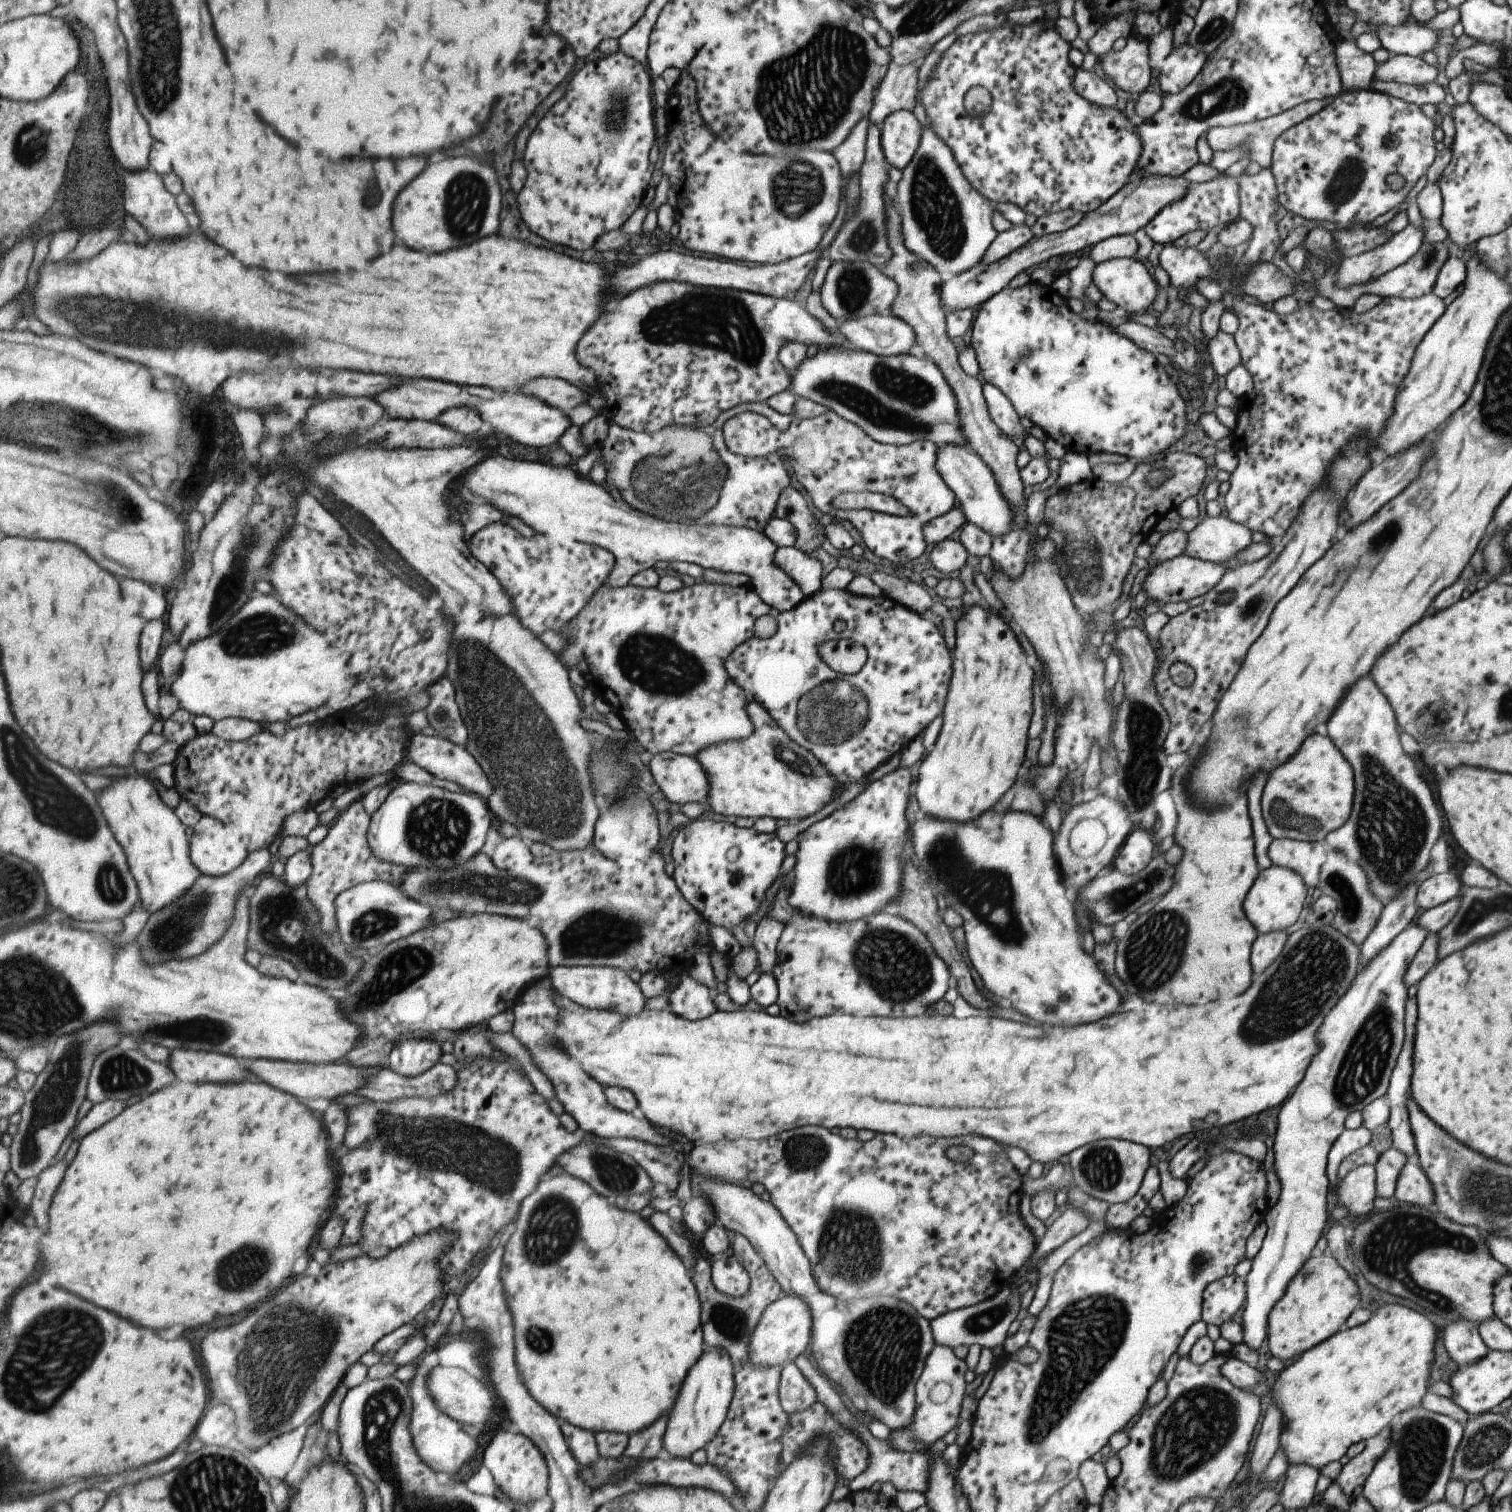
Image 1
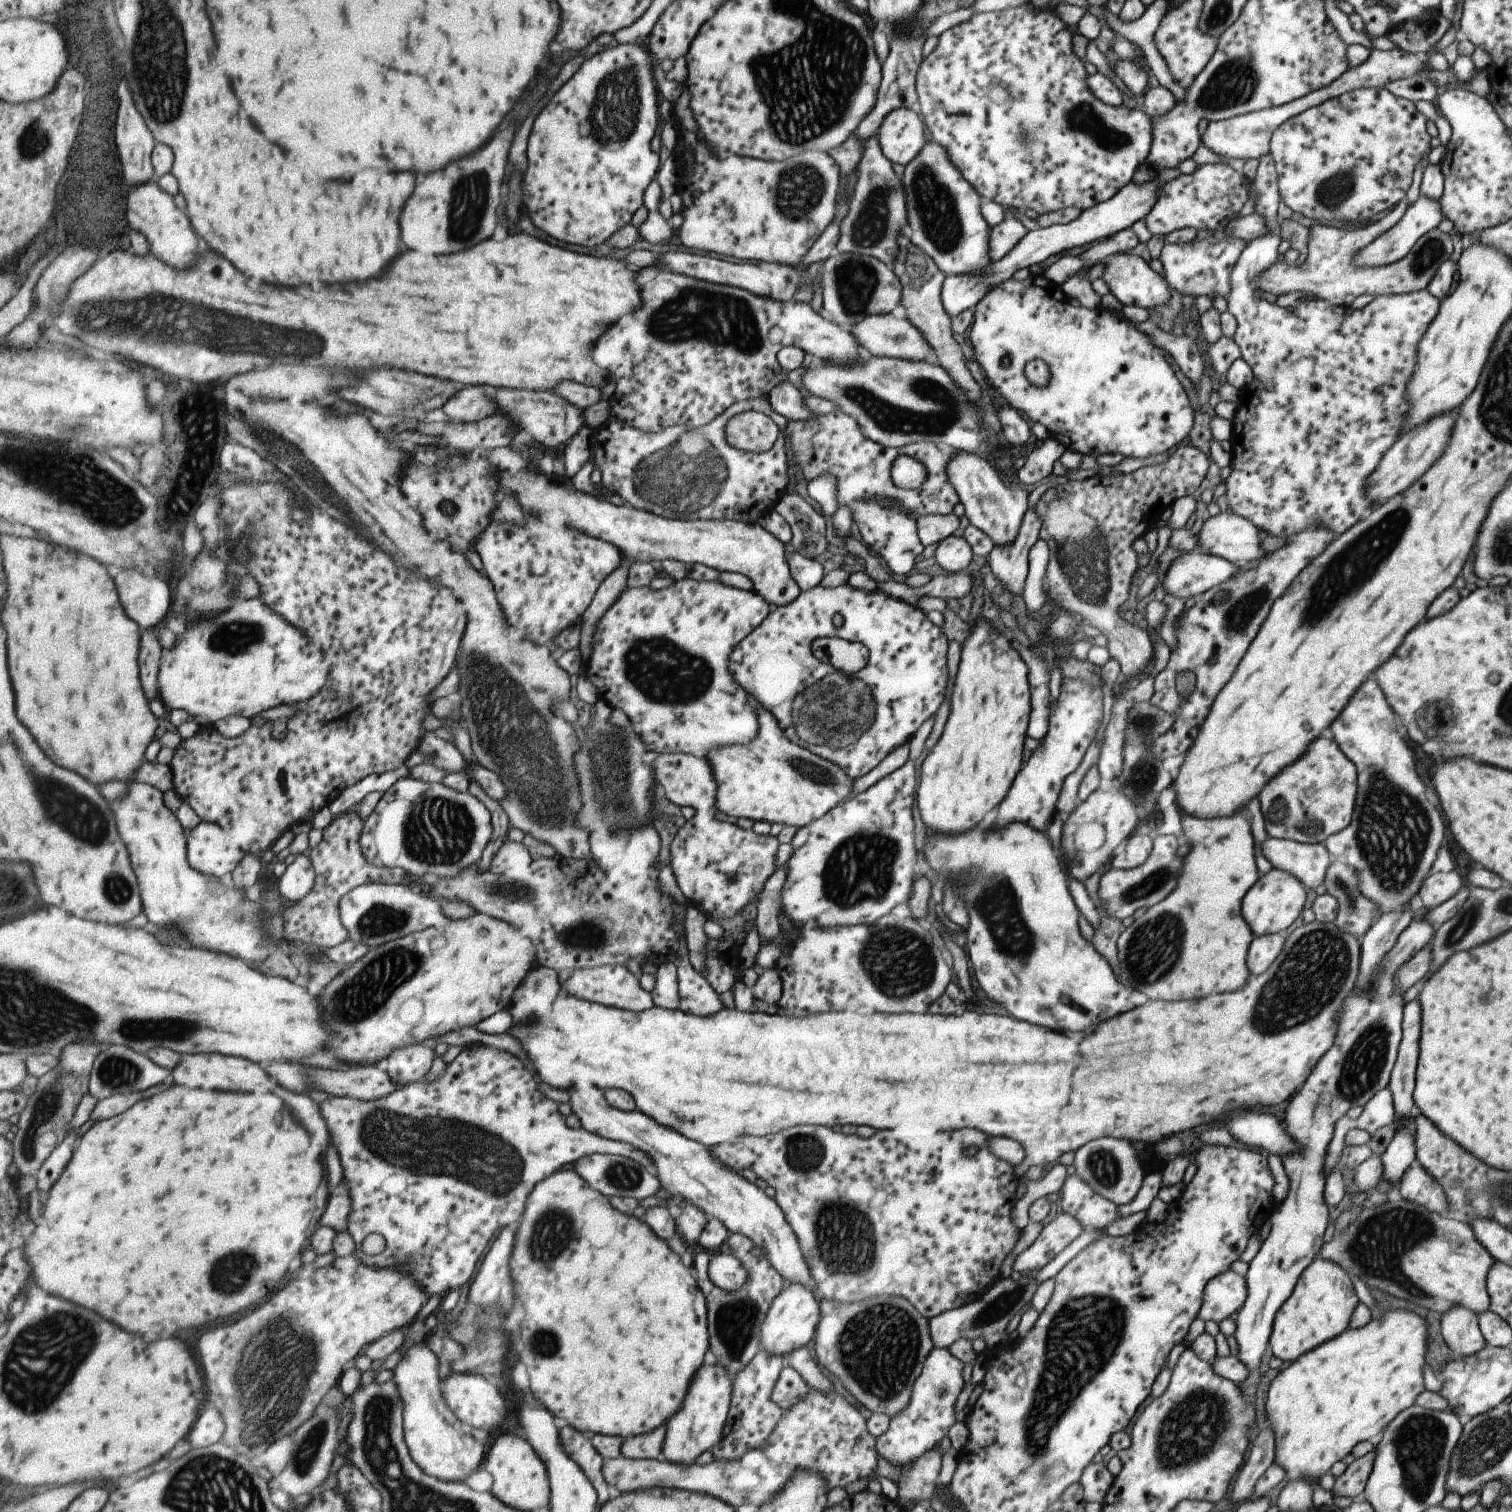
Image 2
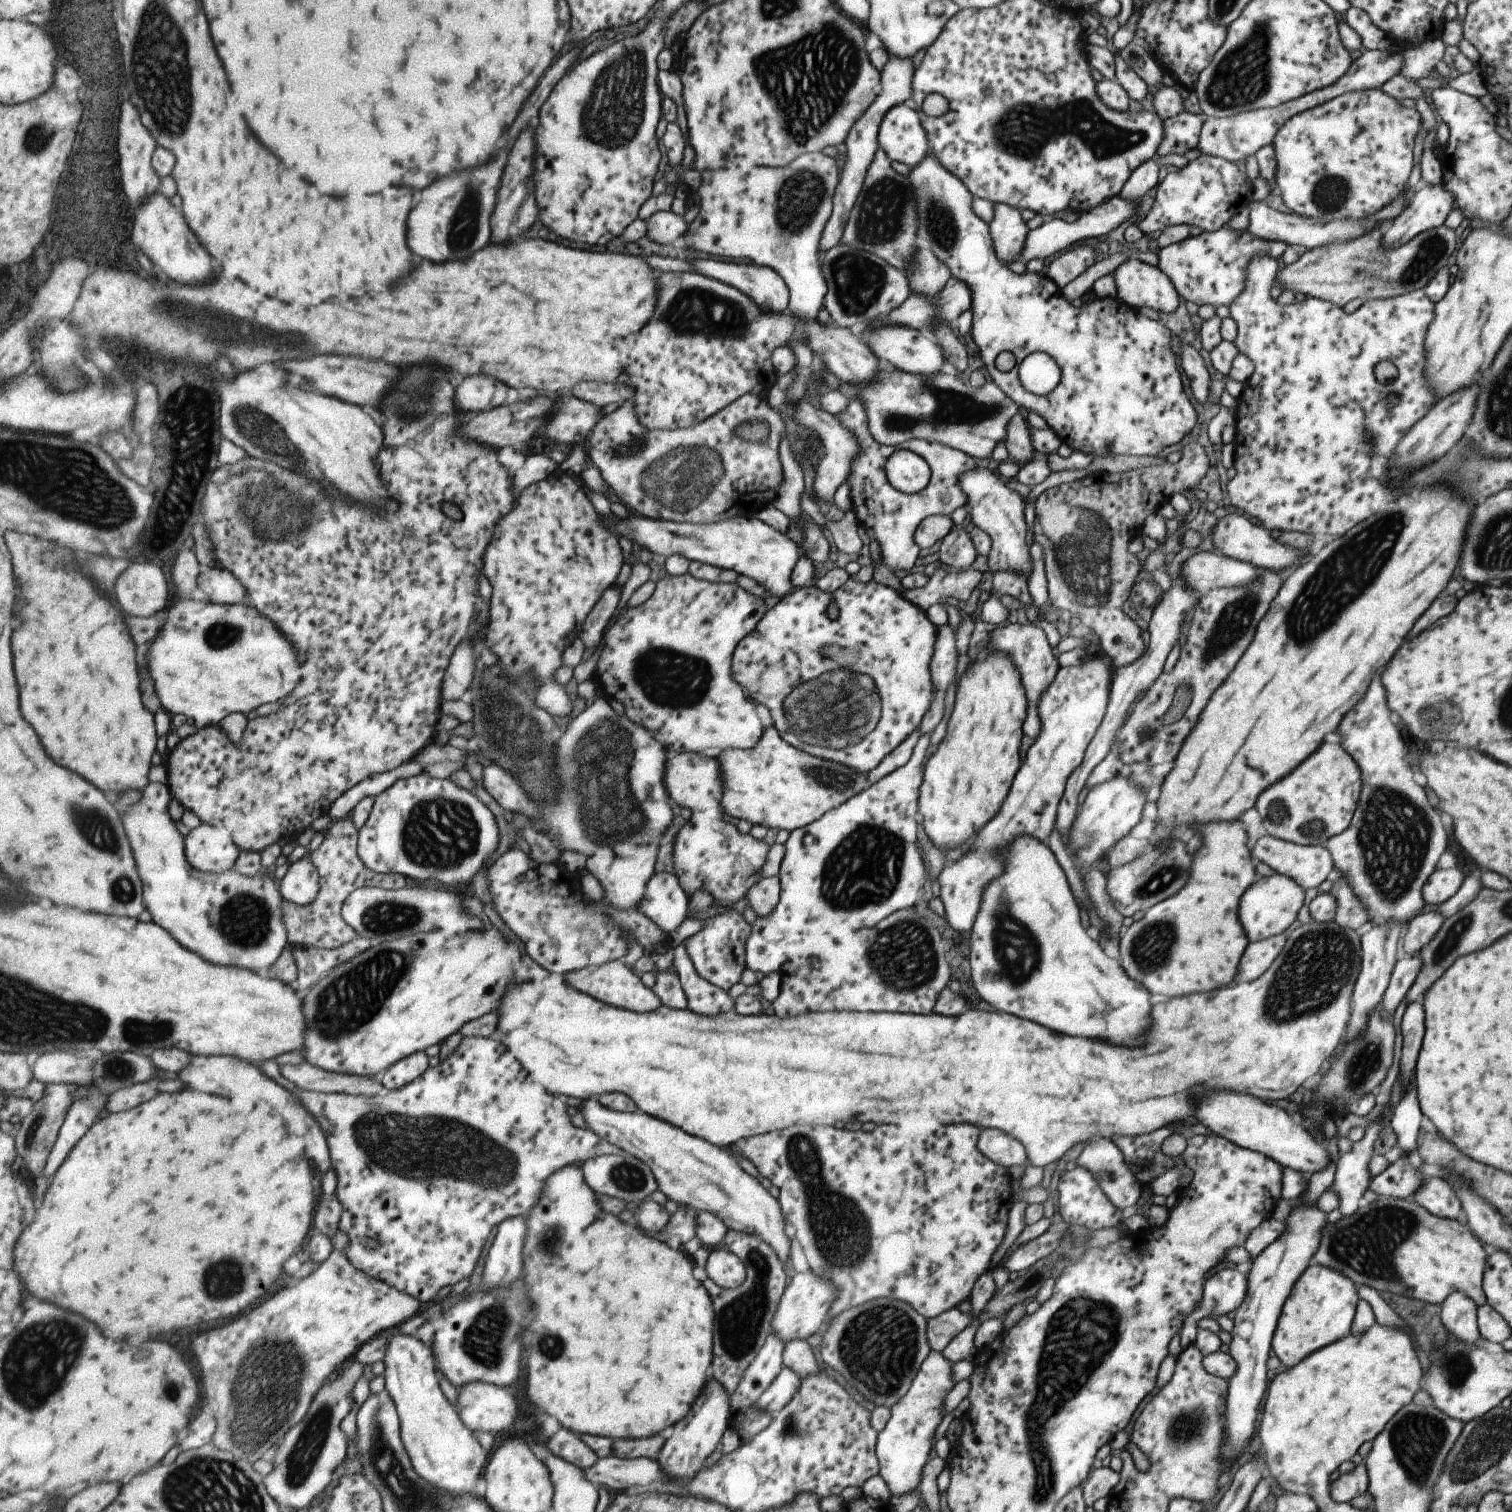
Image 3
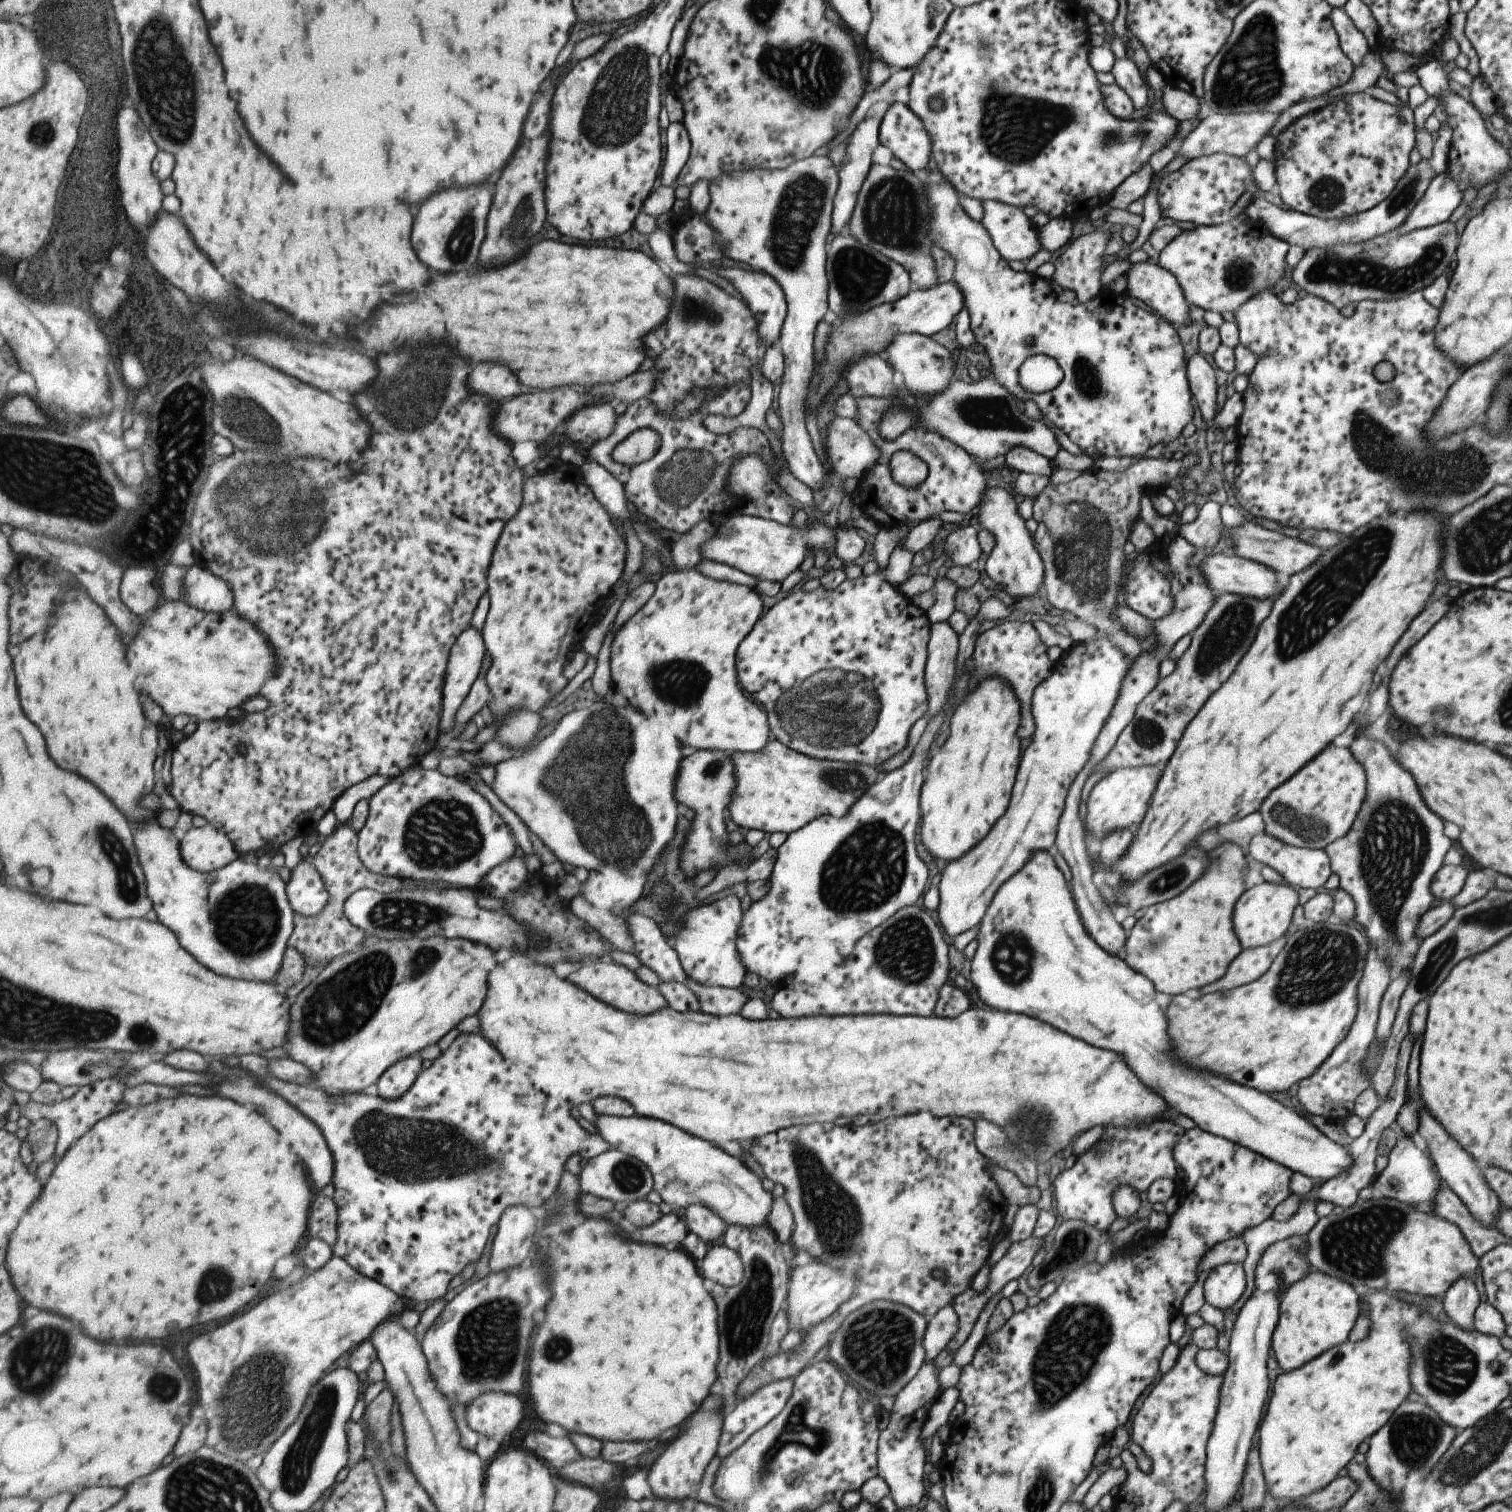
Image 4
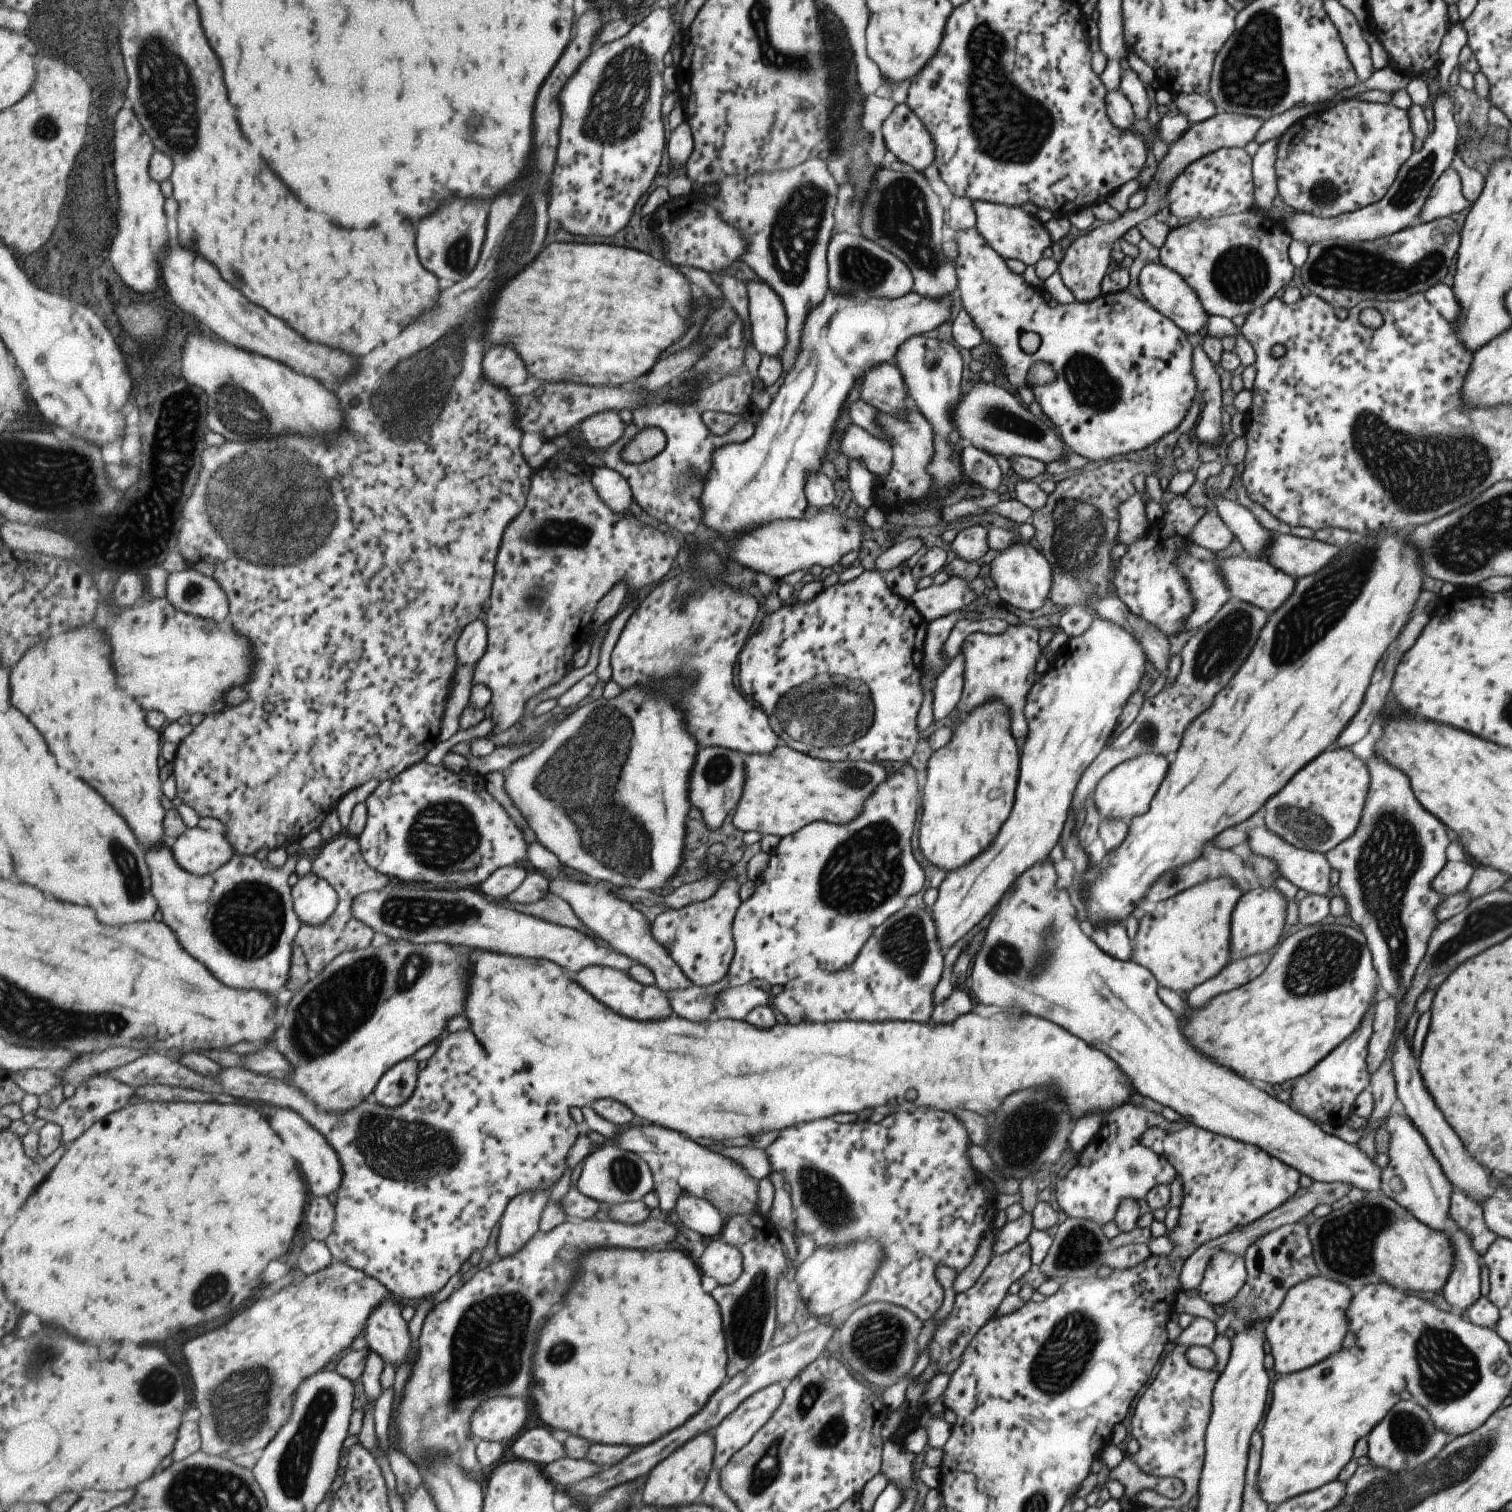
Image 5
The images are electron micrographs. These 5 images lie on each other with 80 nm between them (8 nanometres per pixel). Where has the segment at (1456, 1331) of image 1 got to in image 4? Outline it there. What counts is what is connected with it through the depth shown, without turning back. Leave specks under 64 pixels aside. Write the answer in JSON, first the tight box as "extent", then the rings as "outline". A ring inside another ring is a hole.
{"extent":[1442,1279,1480,1331],"outline":[[[1469,1279],[1456,1280],[1442,1296],[1446,1318],[1461,1330],[1473,1331],[1472,1322],[1476,1306],[1480,1303],[1480,1292],[1478,1282]]]}

